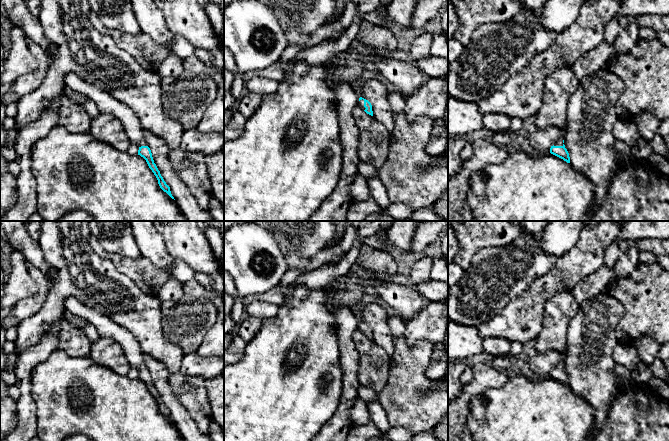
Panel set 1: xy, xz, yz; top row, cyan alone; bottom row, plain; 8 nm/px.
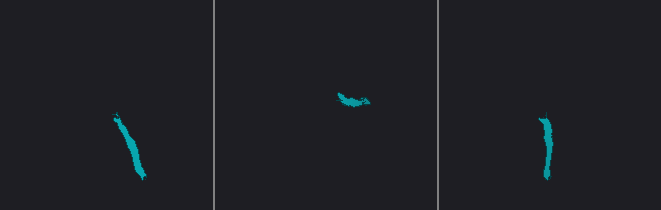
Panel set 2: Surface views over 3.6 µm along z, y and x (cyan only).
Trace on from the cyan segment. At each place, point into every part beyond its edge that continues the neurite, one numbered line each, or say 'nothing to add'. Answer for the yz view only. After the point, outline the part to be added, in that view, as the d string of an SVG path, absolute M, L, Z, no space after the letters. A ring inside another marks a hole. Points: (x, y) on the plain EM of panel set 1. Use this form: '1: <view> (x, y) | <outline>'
1: yz (559, 366) | M564 350L564 351L562 351L561 353L560 353L560 355L561 355L561 360L560 360L560 362L554 367L554 370L563 370L563 364L564 364L564 358L565 358L565 356L566 356L566 350Z

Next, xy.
1: xy (106, 327) | M73 297L65 299L64 310L69 316L76 316L91 323L99 332L100 337L107 337L117 342L131 368L139 371L147 370L143 360L144 353L135 337L126 328Z

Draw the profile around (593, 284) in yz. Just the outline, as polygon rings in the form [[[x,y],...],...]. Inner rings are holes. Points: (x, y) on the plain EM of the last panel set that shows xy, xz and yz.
[[[602,264],[594,273],[579,281],[572,293],[578,304],[581,305],[608,288],[615,278],[614,271]]]

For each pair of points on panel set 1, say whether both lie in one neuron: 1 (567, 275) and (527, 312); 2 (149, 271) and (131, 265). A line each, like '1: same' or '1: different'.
1: same
2: same

